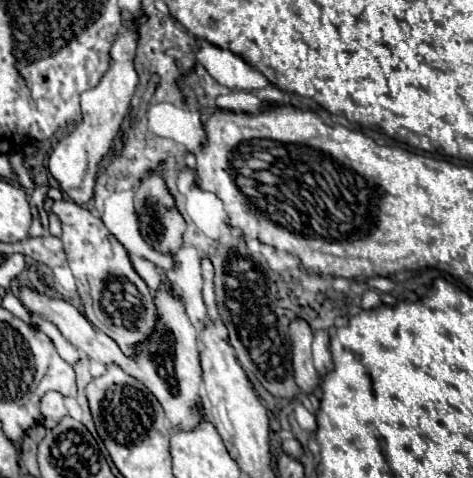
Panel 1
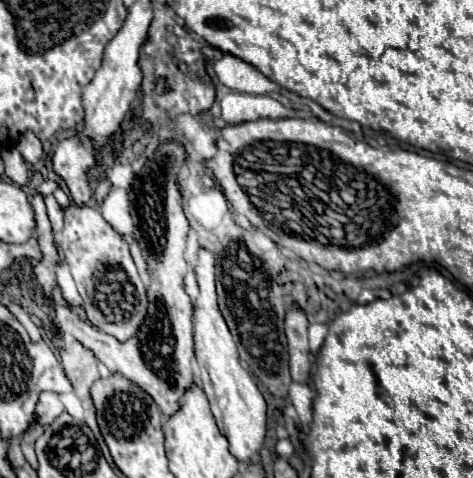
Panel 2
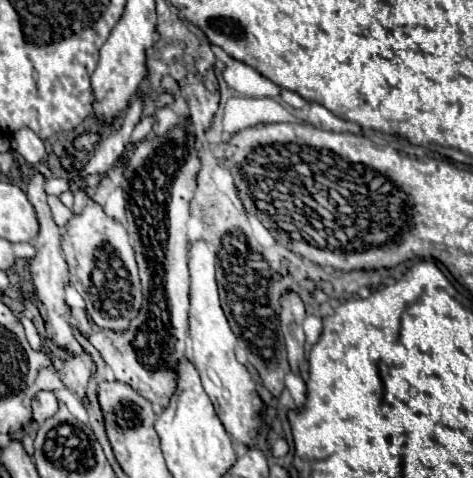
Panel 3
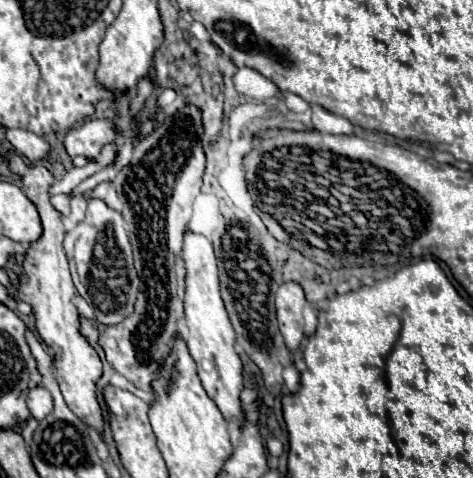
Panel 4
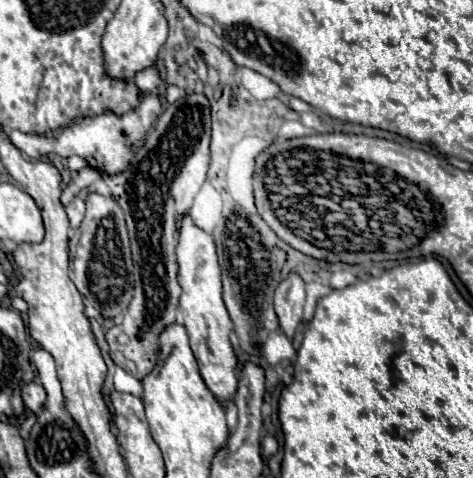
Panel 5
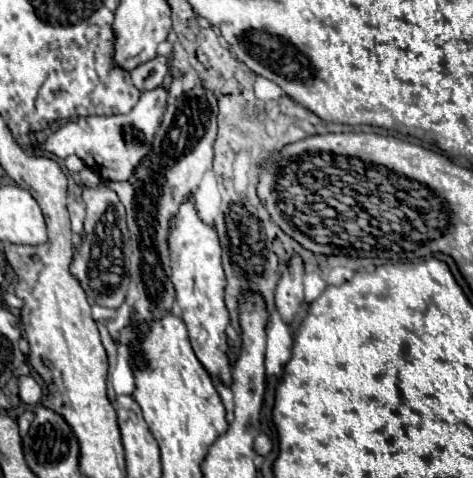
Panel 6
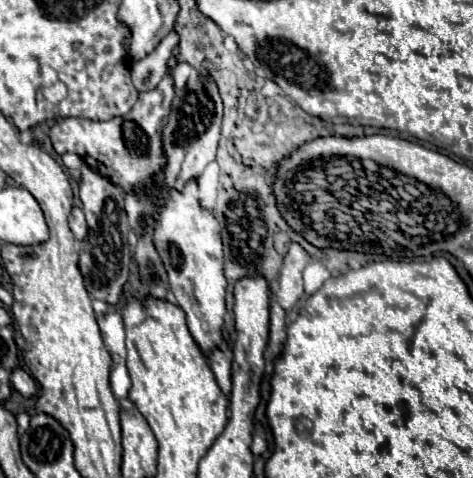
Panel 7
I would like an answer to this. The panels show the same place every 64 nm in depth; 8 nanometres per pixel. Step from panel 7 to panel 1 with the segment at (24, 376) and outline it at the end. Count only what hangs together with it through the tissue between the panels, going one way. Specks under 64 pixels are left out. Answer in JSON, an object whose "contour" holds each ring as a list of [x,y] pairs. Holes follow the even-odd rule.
{"contour":[[[48,392],[40,402],[44,428],[52,430],[64,416],[68,416],[68,408],[64,404],[64,396],[58,392]]]}

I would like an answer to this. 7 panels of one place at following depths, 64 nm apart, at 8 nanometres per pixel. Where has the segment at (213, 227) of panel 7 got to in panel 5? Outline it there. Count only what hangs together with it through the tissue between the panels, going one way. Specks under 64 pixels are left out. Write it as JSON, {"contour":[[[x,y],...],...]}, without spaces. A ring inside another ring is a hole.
{"contour":[[[186,216],[182,220],[180,228],[180,242],[176,246],[178,256],[178,282],[182,286],[180,296],[180,310],[184,314],[184,328],[190,338],[190,348],[198,360],[200,376],[204,378],[208,390],[214,394],[214,398],[226,406],[230,400],[234,400],[238,390],[238,358],[230,344],[230,332],[232,332],[232,320],[228,316],[228,310],[222,302],[222,282],[220,282],[220,266],[216,256],[216,246],[210,234],[196,228]]]}

